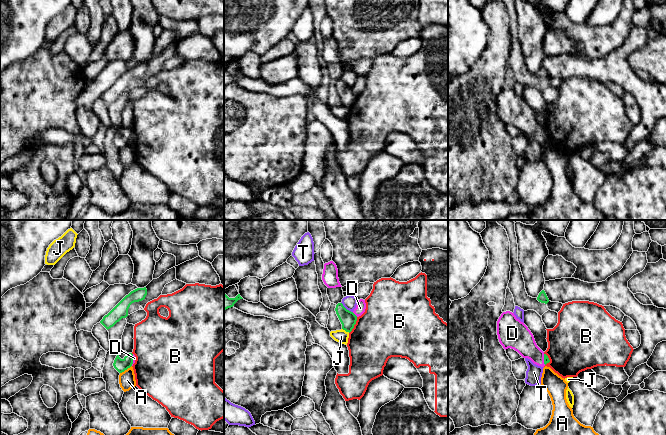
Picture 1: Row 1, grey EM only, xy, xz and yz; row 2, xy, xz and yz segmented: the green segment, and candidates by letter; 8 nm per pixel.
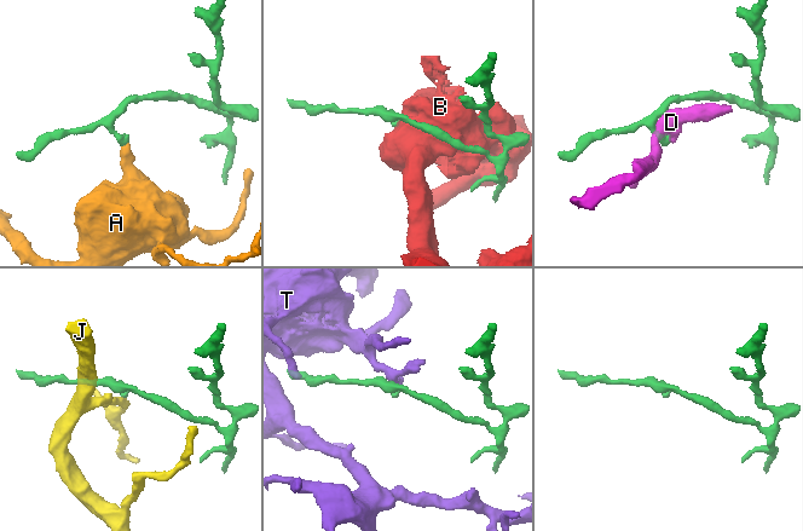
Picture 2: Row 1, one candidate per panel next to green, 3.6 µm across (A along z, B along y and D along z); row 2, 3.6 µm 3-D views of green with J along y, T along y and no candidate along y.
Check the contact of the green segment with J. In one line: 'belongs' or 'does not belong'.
does not belong

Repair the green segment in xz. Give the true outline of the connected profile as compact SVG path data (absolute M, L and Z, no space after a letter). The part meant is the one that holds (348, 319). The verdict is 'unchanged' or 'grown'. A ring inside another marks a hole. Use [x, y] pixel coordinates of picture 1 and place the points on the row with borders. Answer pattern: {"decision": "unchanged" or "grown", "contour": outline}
{"decision": "unchanged", "contour": "M342 303L336 305L335 311L342 324L342 329L350 333L356 324L357 316L347 310Z"}

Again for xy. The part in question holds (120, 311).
{"decision": "unchanged", "contour": "M137 288L126 295L107 315L103 317L100 323L108 330L113 327L122 318L128 316L128 309L134 302L139 302L145 299L147 289Z"}

